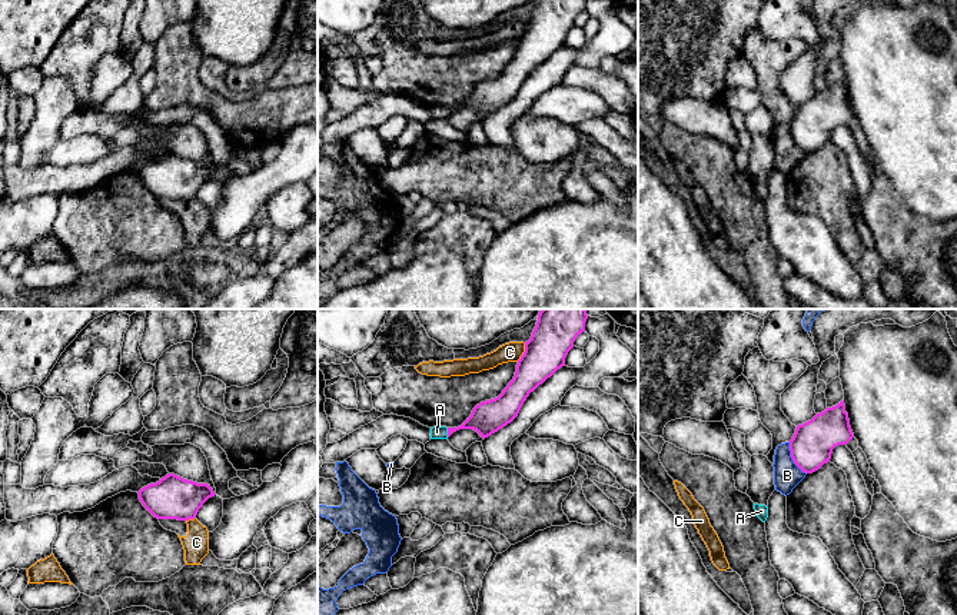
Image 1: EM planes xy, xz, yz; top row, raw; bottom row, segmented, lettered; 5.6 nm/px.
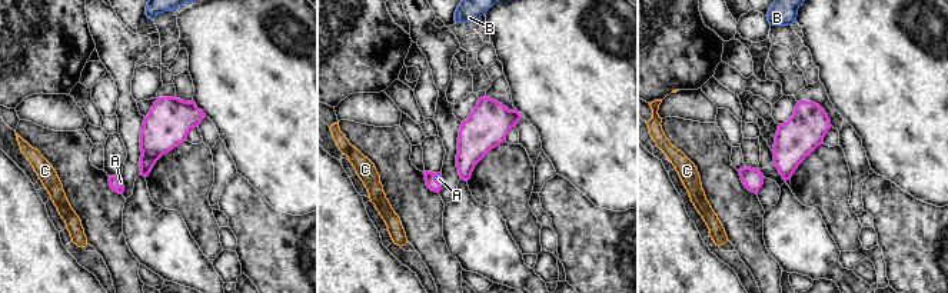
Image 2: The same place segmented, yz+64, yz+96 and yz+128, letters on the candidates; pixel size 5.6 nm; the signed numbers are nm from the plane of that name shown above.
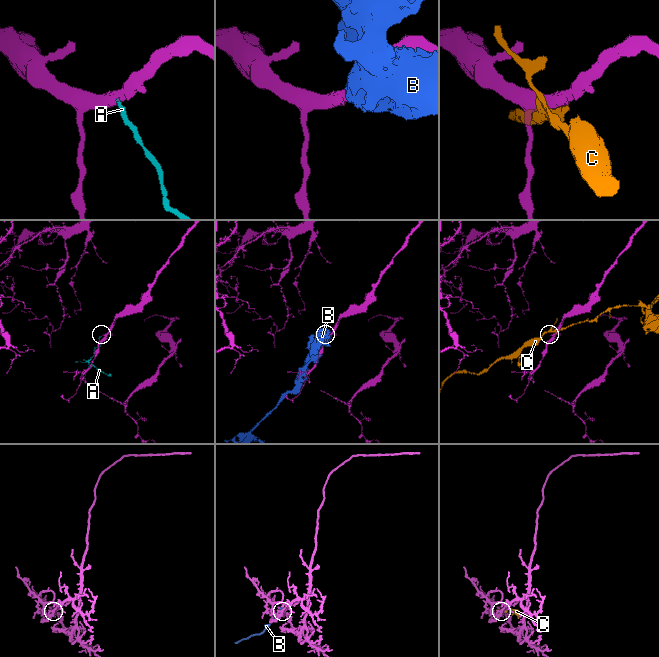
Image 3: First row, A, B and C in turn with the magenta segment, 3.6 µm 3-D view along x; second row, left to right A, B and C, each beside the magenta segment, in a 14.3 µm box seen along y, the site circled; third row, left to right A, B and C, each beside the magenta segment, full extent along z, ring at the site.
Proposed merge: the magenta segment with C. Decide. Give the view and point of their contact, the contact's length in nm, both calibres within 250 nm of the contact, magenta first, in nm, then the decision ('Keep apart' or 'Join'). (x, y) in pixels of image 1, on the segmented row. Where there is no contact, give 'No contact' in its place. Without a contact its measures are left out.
Touches magenta at xz (524, 352). Shared border 120 nm. Thickness 240 nm (magenta) against 110 nm. Keep apart

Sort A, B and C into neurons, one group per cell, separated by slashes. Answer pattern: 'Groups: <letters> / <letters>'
Groups: A / B / C

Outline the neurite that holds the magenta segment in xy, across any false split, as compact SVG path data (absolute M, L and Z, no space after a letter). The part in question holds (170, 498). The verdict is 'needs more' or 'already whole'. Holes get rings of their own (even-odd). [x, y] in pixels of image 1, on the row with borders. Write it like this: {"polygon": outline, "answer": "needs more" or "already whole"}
{"polygon": "M169 473L142 488L139 499L157 519L195 519L203 503L216 493L207 483L197 483Z", "answer": "already whole"}

